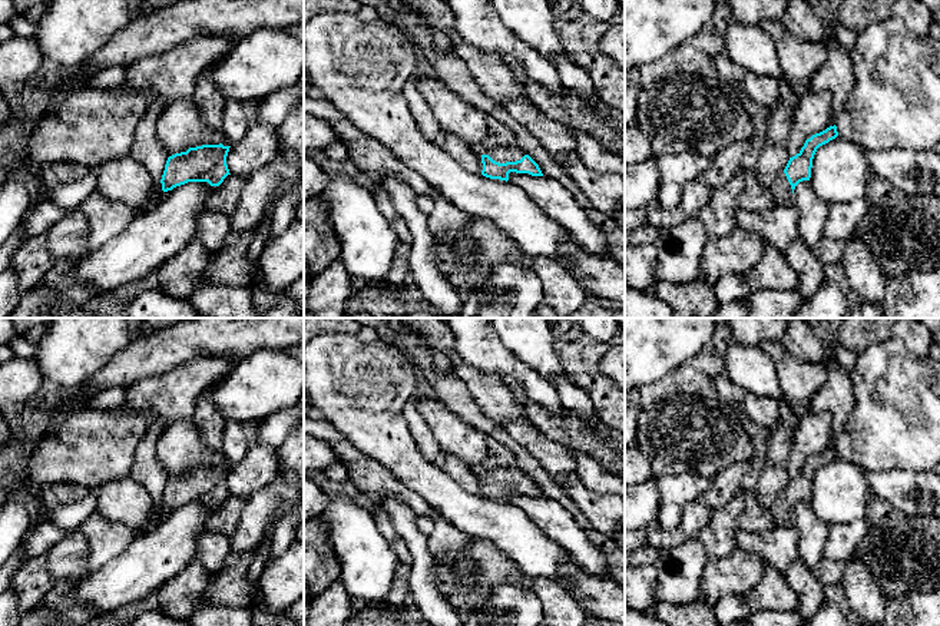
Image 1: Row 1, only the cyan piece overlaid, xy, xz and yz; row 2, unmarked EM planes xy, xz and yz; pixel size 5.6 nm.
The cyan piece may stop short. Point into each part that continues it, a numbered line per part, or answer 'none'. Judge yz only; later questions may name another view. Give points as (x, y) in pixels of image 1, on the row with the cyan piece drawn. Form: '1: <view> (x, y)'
1: yz (781, 189)

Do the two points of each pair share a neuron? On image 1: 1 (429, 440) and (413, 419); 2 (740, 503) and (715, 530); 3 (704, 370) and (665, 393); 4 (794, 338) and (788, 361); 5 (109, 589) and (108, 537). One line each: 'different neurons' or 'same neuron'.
1: same neuron
2: same neuron
3: same neuron
4: different neurons
5: different neurons

